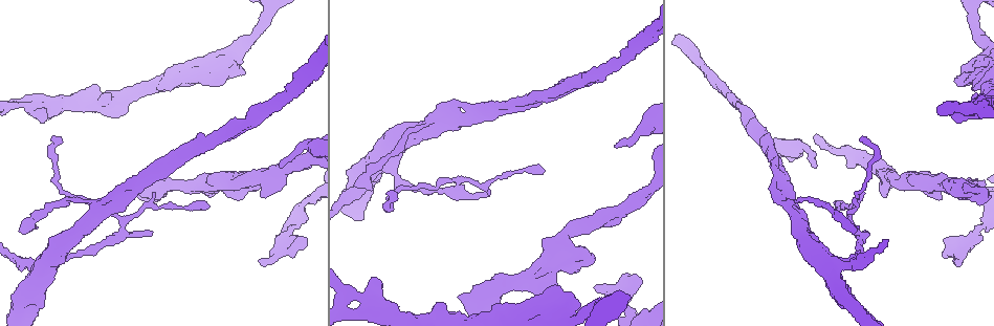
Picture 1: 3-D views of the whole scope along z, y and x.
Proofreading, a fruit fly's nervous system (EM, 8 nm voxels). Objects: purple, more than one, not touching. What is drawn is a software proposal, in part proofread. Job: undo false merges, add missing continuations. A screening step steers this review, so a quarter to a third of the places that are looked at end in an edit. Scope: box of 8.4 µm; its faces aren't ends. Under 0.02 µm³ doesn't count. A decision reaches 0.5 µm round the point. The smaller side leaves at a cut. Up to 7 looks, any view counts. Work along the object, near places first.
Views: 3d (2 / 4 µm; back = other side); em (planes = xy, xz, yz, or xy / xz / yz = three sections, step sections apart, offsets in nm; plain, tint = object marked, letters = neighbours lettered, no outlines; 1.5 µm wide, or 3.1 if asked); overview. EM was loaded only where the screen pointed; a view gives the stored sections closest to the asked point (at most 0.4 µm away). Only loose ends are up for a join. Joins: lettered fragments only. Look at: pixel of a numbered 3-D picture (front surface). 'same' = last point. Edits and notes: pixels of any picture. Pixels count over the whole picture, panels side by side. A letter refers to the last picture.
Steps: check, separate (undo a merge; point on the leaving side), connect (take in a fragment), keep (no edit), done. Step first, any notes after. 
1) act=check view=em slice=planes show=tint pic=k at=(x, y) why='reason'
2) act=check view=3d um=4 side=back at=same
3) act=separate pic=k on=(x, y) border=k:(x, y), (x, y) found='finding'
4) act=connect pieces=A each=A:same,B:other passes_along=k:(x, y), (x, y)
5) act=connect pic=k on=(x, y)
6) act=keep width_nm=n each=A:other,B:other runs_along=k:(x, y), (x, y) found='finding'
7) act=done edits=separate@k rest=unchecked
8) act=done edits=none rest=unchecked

act=check view=3d um=4 pic=1 at=(579, 308)

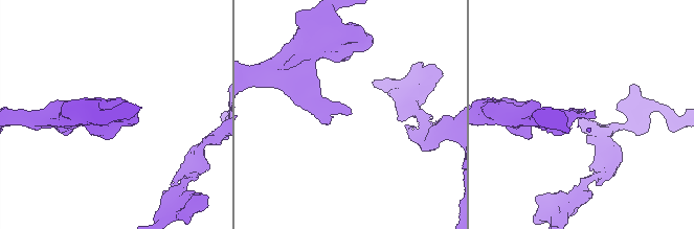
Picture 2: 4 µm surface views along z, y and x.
act=check view=em slice=planes show=letters pic=2 at=(583, 111)

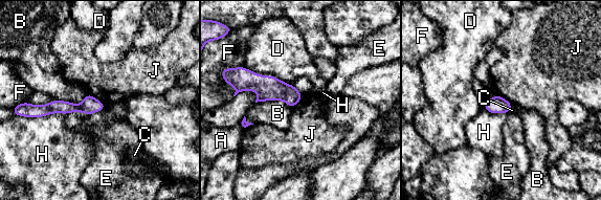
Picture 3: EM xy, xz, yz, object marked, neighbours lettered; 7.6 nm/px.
act=keep each=A:other,B:other,C:other,D:other,E:other,F:other,H:other,J:other border=3:(254, 102), (283, 101), (291, 108) found='no lettered fragment goes on from it'

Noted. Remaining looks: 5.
act=check view=em slice=xy step=4 show=plain pic=1 at=(260, 259) why='free end'

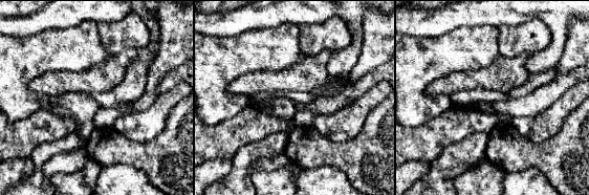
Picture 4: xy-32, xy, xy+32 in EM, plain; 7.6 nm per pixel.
act=check view=em slice=xy step=4 show=letters at=same why='what lies round it'

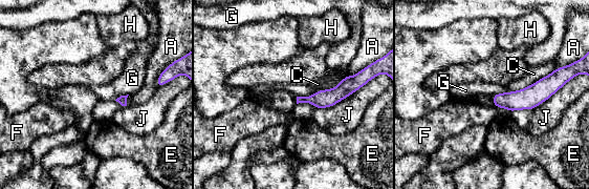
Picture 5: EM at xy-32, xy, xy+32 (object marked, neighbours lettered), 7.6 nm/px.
act=keep each=A:other,C:other,E:other,F:other,G:other,H:other,J:other border=5:(346, 74), (333, 87), (297, 97) found='none of them fits'

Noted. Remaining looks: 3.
act=check view=em slice=planes show=letters pic=1 at=(461, 299) why='free end'

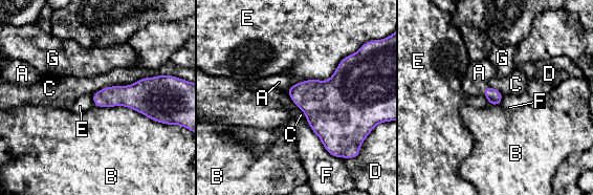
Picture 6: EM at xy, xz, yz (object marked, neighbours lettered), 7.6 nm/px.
act=connect pic=6 on=(479, 72) each=A:same,B:other,C:other,D:other,E:other,F:other,G:other passes_along=6:(495, 96), (484, 90), (479, 72) found='the cell continues'

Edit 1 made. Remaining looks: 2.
act=done edits=connect@6 rest=unchecked

